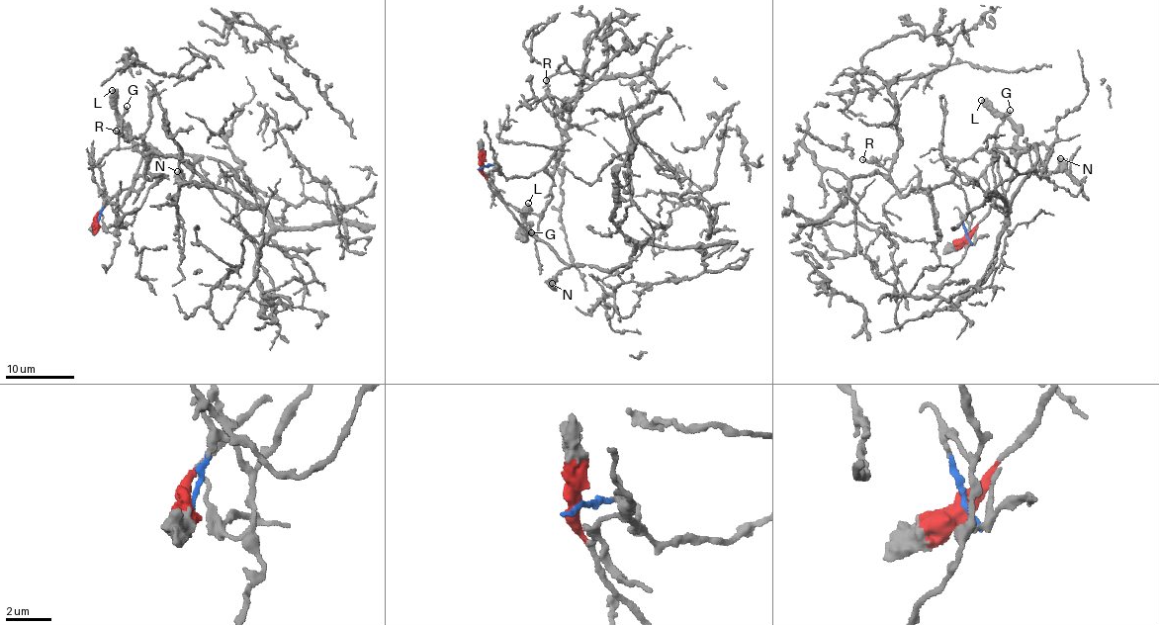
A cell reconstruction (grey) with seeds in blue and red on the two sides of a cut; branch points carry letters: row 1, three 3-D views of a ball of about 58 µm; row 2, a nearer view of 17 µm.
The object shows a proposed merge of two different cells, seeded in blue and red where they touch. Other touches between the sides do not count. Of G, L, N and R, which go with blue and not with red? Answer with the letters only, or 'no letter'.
G, R

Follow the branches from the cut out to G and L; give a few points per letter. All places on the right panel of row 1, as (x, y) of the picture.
G: (968, 237), (962, 219), (972, 221), (953, 180), (956, 166), (994, 148), (996, 155), (996, 128), (1011, 110)
L: (968, 237), (1006, 189), (1016, 162), (1017, 129), (1006, 117), (997, 117), (981, 101)

